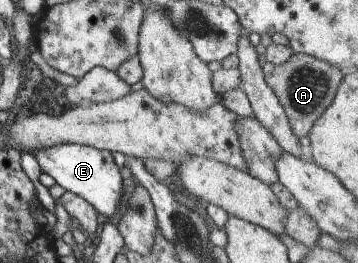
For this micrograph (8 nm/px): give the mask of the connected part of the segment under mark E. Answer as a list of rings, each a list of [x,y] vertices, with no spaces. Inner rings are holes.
[[[60,144],[36,149],[32,155],[38,162],[41,173],[52,177],[65,191],[82,197],[98,214],[110,217],[118,213],[122,177],[110,151],[98,150],[83,144]]]

